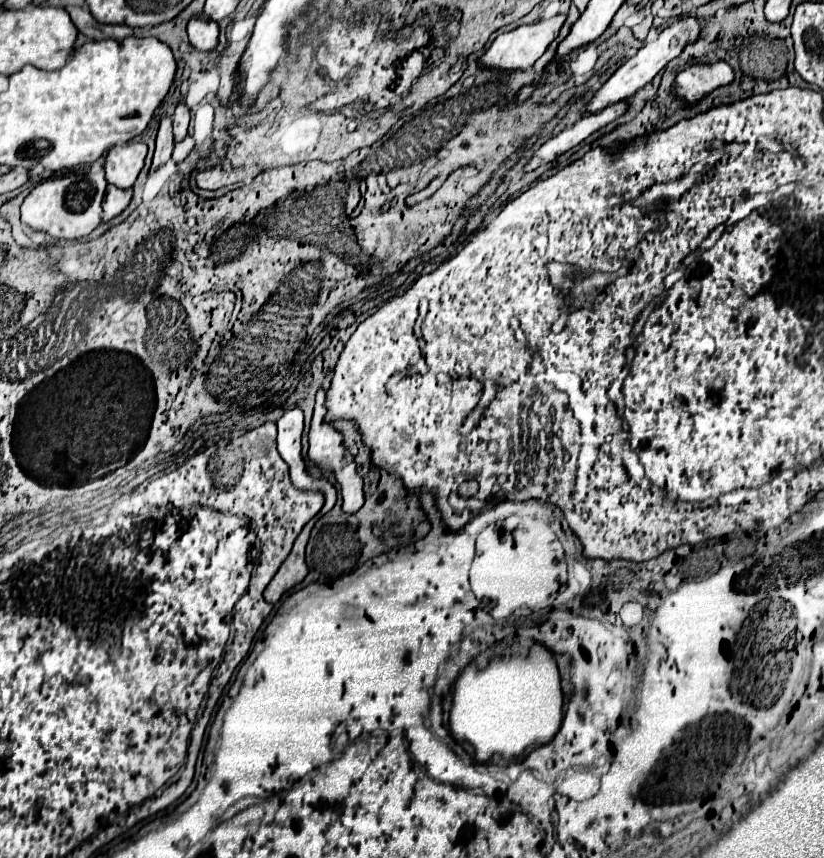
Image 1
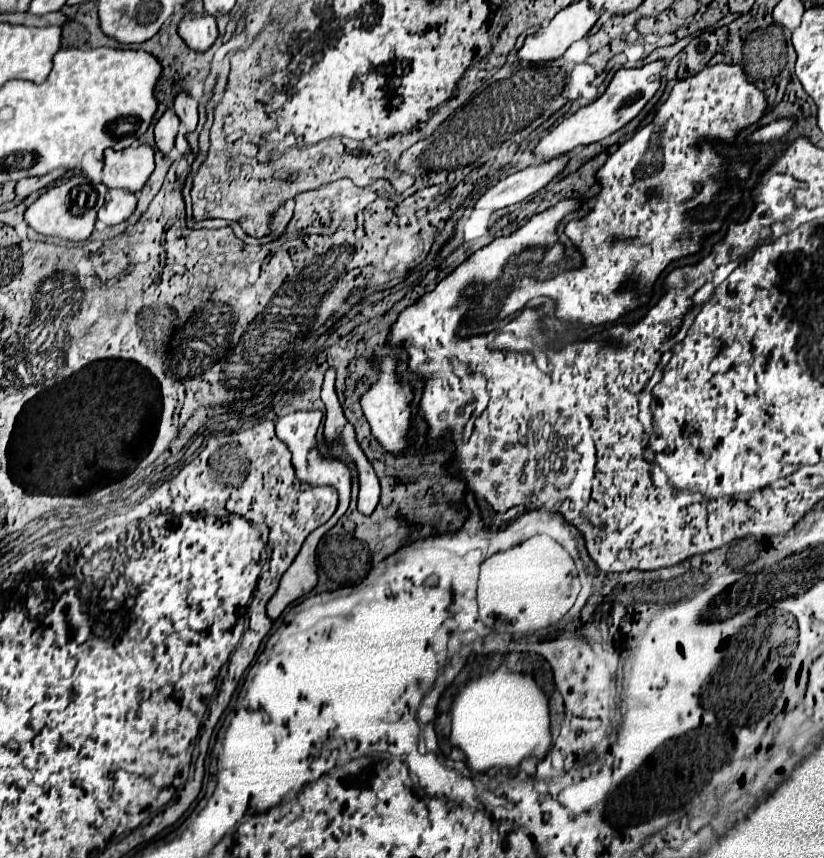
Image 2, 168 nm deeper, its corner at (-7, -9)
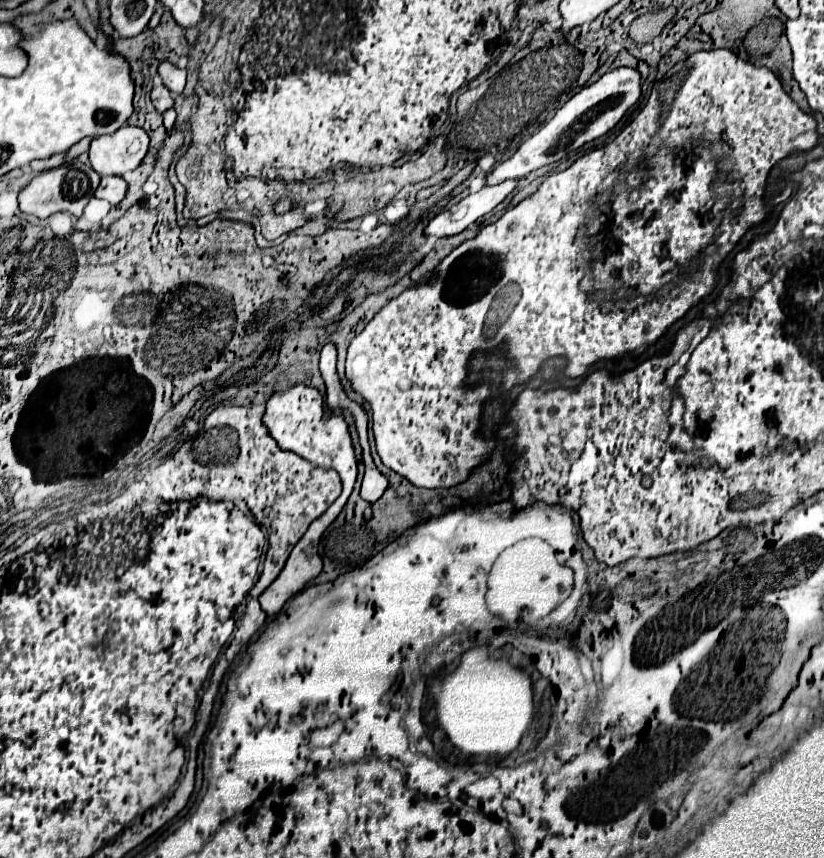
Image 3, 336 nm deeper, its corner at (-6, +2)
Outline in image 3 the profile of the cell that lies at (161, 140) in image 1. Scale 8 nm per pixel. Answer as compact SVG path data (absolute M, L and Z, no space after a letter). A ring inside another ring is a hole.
M154 81L154 87L150 91L150 99L152 99L152 103L154 103L158 113L164 113L166 109L170 109L174 105L174 101L170 97L170 91L160 81Z

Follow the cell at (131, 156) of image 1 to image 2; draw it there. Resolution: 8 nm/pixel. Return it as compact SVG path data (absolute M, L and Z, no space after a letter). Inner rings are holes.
M139 144L125 150L105 150L103 184L107 188L123 188L139 192L155 168L153 148Z

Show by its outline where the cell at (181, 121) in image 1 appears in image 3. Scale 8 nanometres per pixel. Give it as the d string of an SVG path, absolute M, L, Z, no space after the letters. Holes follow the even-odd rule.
M162 61L158 65L158 75L162 79L162 83L170 89L172 95L180 95L184 85L186 85L186 69L178 69L176 65Z

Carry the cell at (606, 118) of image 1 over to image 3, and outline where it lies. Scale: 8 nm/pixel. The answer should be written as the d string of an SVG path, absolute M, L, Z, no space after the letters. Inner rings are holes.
M504 181L494 187L482 187L476 193L470 193L464 197L458 205L438 213L426 227L426 237L452 237L468 229L472 223L476 223L480 217L492 213L508 193L516 187L516 181Z

